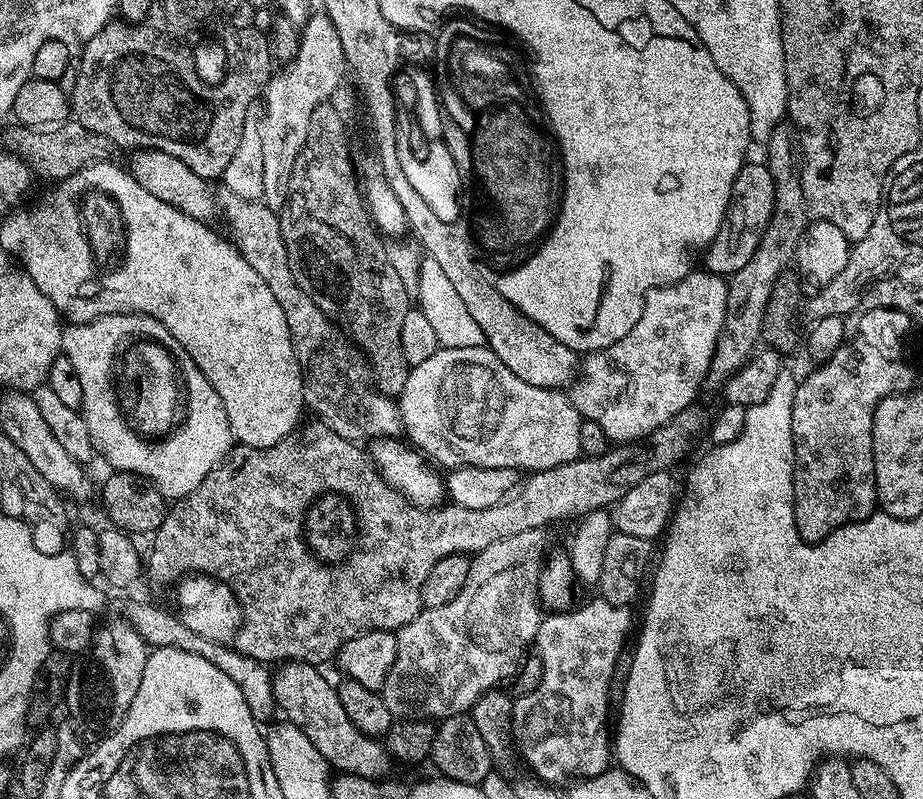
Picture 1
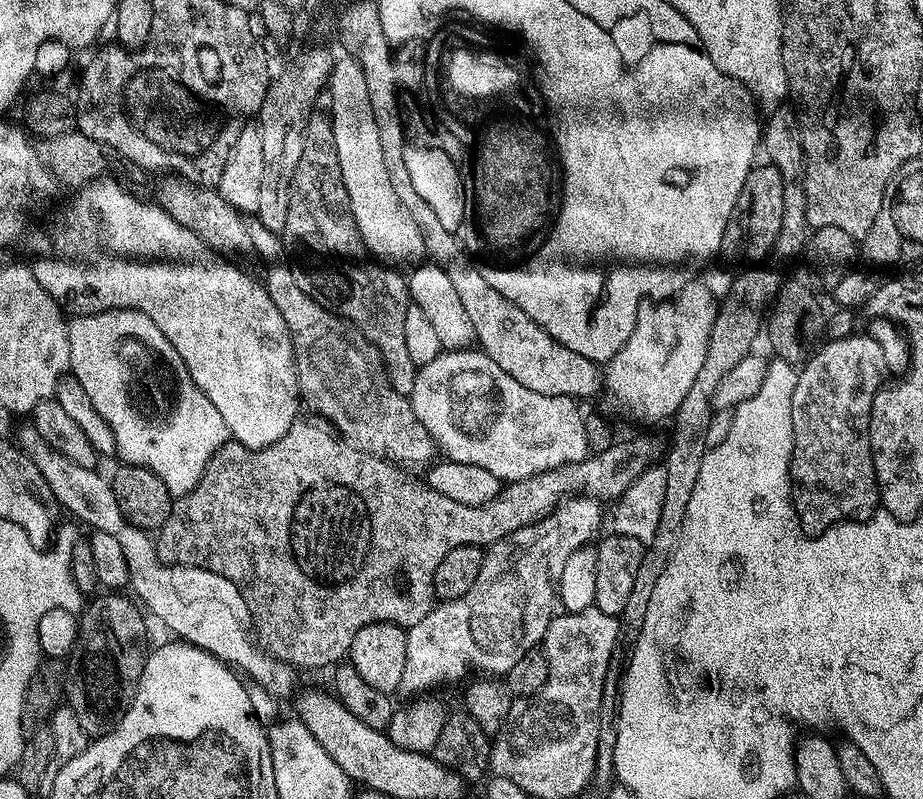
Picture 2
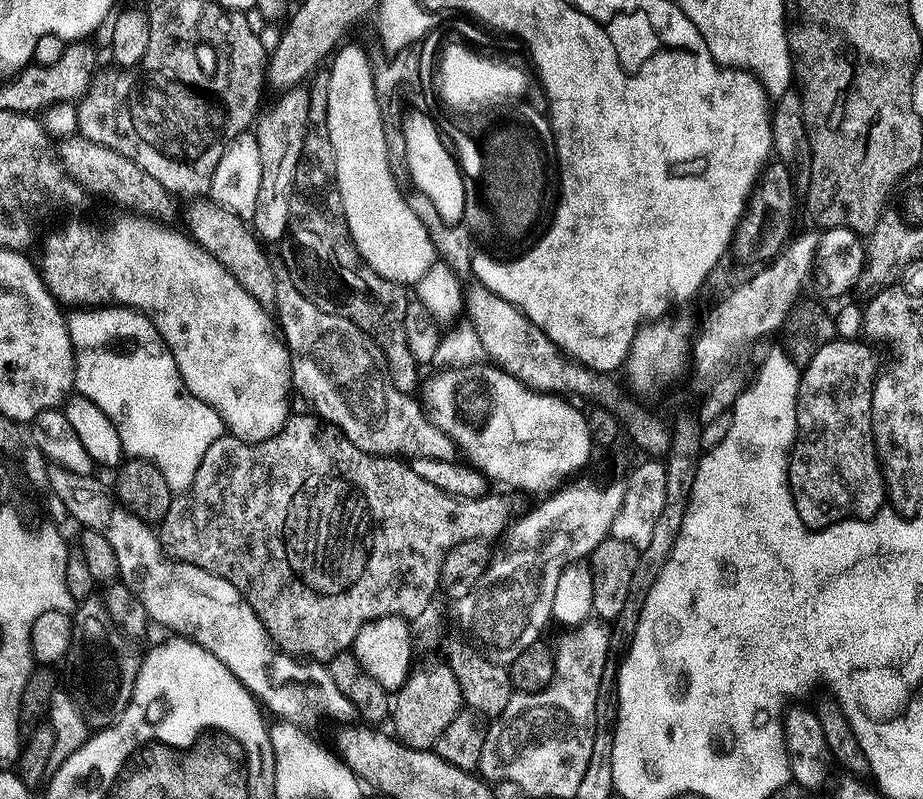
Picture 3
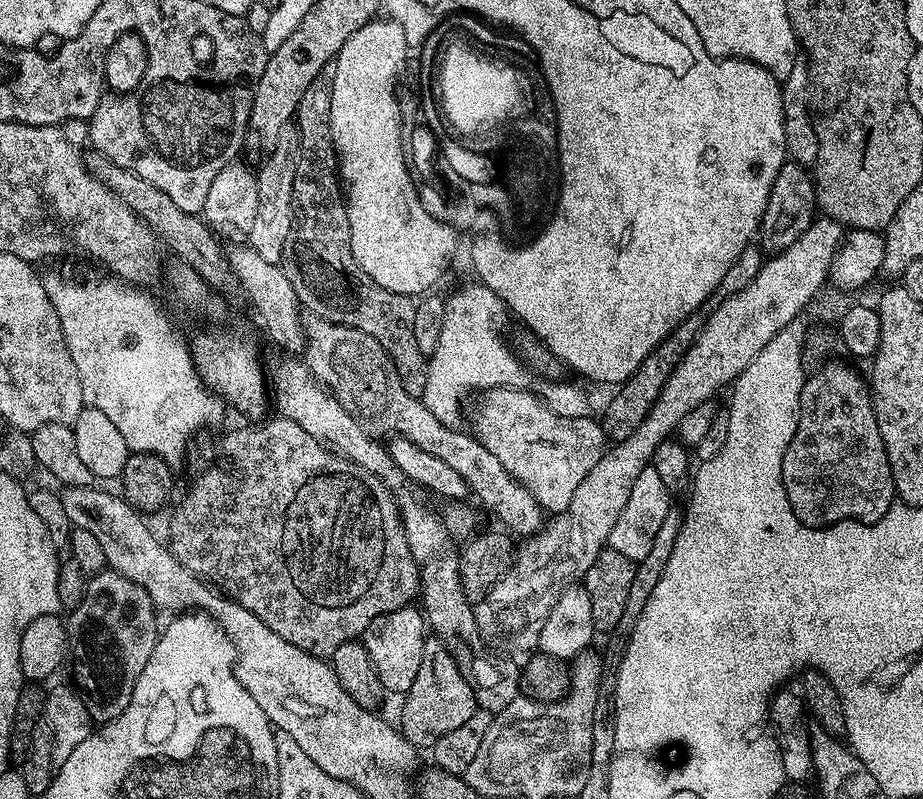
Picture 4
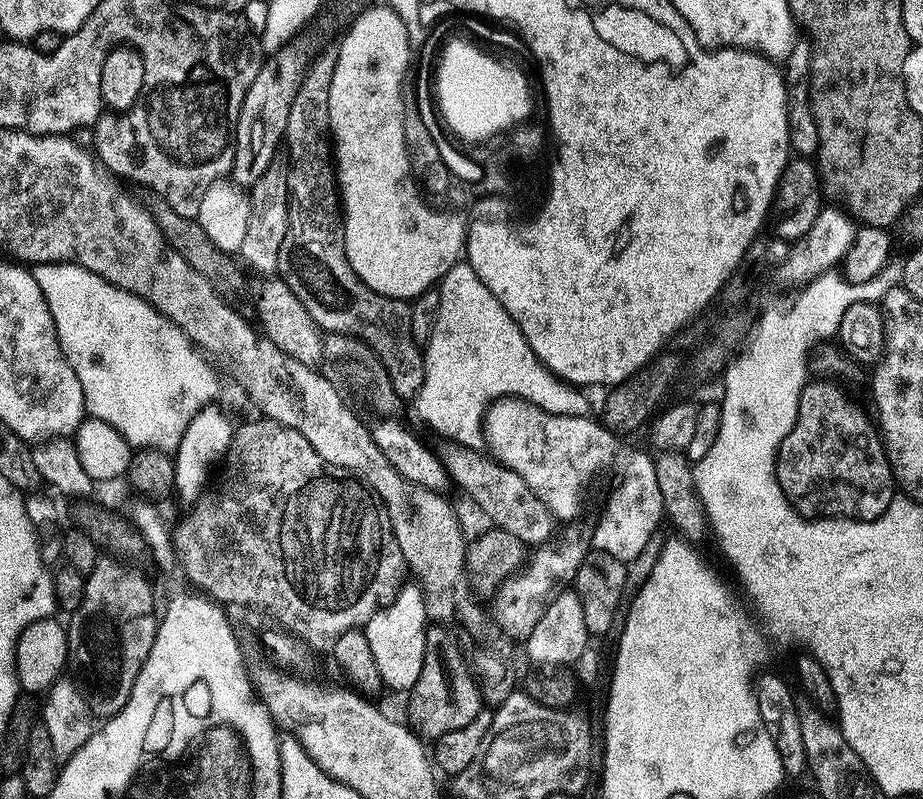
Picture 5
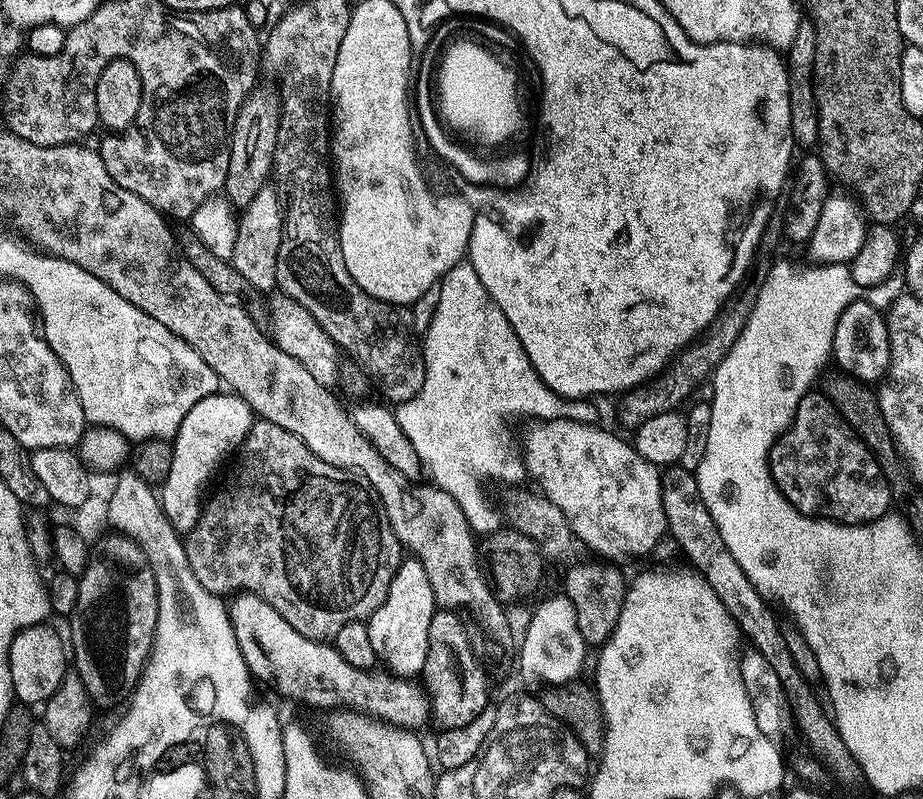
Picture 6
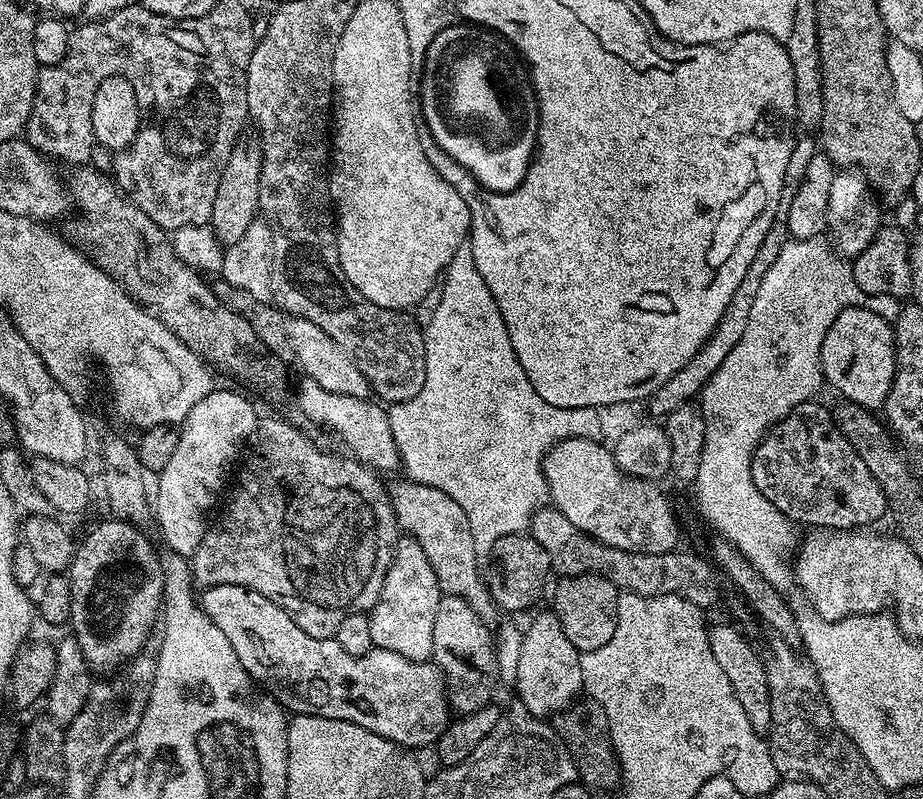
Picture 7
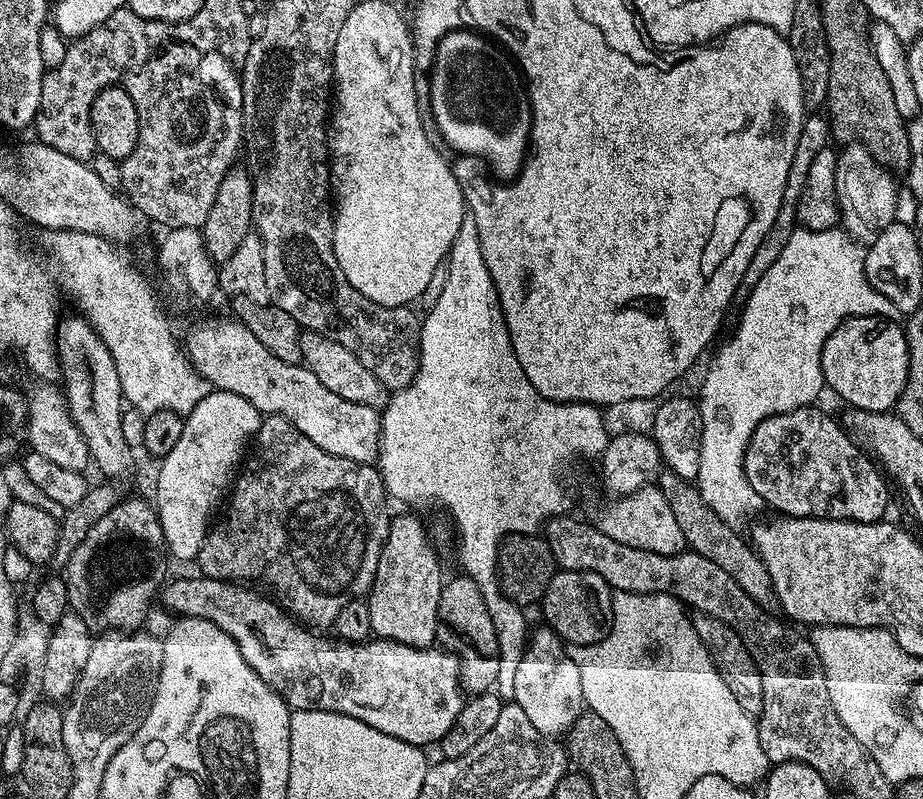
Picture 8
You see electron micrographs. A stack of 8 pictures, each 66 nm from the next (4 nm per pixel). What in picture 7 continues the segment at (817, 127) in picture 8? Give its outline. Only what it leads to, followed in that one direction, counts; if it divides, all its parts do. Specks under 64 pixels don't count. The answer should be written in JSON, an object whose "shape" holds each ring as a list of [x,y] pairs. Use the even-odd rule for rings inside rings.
{"shape":[[[804,134],[804,137],[801,135],[797,139],[794,150],[790,154],[790,162],[786,166],[780,199],[775,201],[774,204],[776,221],[768,229],[763,229],[758,250],[750,262],[750,266],[746,266],[746,275],[742,277],[742,282],[738,282],[738,290],[734,290],[734,294],[730,294],[730,302],[726,302],[724,316],[712,332],[712,337],[700,347],[698,354],[694,354],[690,358],[690,362],[686,362],[686,366],[682,366],[680,372],[673,374],[647,399],[646,408],[648,404],[649,410],[659,418],[665,417],[672,410],[676,410],[678,406],[695,399],[703,391],[704,385],[712,379],[712,375],[722,366],[722,362],[726,362],[726,354],[730,354],[730,350],[734,350],[734,346],[738,346],[742,334],[746,334],[746,322],[750,322],[750,306],[754,306],[754,294],[758,294],[758,286],[762,286],[762,278],[766,278],[766,270],[770,270],[778,250],[782,250],[782,246],[790,238],[788,225],[786,224],[786,214],[790,206],[792,192],[798,190],[798,182],[802,182],[802,174],[806,172],[806,162],[810,162],[810,158],[814,158],[818,154],[817,141],[813,137],[811,140],[808,136],[811,135]]]}

